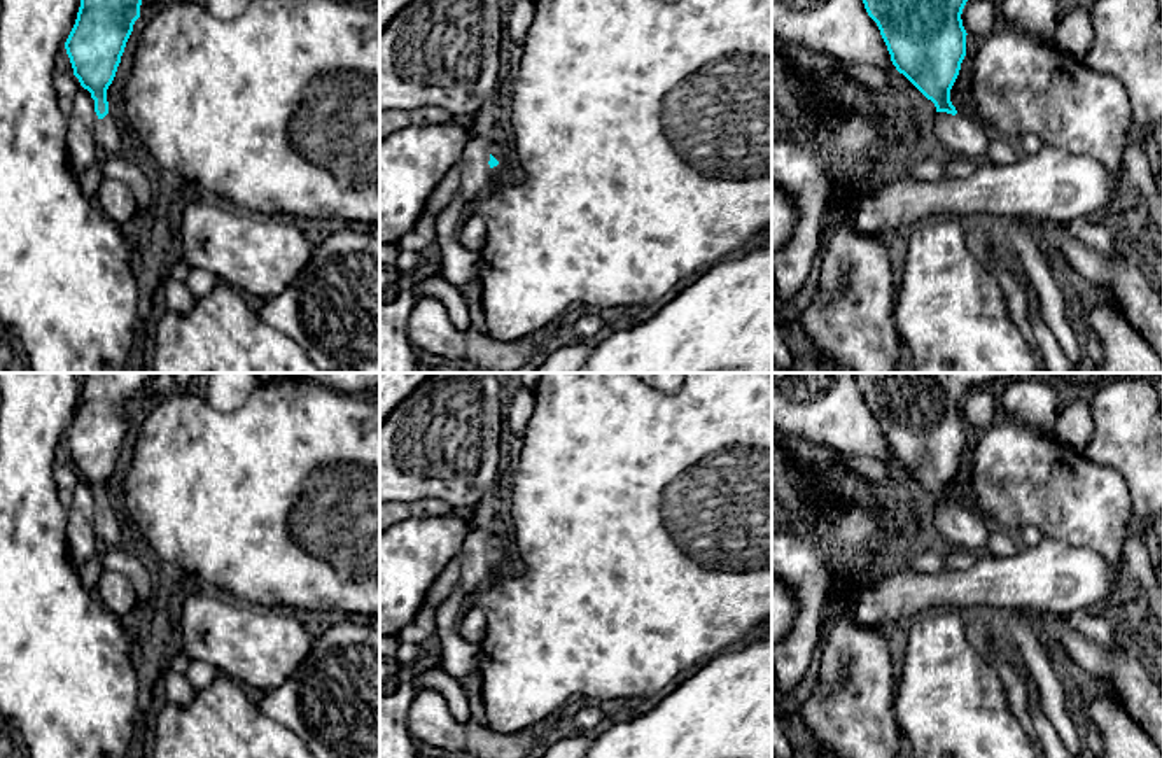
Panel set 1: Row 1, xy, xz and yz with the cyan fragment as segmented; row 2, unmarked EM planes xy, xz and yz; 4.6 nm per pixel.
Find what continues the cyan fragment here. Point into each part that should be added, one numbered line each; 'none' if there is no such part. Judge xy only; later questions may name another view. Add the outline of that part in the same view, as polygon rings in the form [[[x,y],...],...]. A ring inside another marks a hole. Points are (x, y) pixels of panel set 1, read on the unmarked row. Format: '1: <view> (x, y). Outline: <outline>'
1: xy (111, 531). Outline: [[[110,504],[103,511],[96,511],[94,532],[102,546],[126,544],[126,523],[117,518]]]

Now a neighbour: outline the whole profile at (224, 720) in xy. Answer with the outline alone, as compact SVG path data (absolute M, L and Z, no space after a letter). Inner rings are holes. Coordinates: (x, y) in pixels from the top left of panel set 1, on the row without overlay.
M226 674L187 707L159 704L147 732L152 758L315 758L292 730L261 712L257 693Z

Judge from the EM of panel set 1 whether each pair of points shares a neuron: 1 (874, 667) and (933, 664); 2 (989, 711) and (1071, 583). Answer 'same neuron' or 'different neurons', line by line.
1: different neurons
2: different neurons

